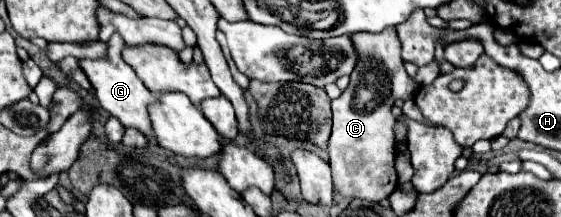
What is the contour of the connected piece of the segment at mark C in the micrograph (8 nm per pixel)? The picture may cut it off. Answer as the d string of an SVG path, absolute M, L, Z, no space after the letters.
M396 27L382 33L352 33L358 63L350 75L346 91L332 101L332 135L328 141L328 155L332 167L334 189L350 199L382 201L396 189L394 169L394 115L392 105L396 99L414 97L418 83L408 77L400 57L400 41Z

